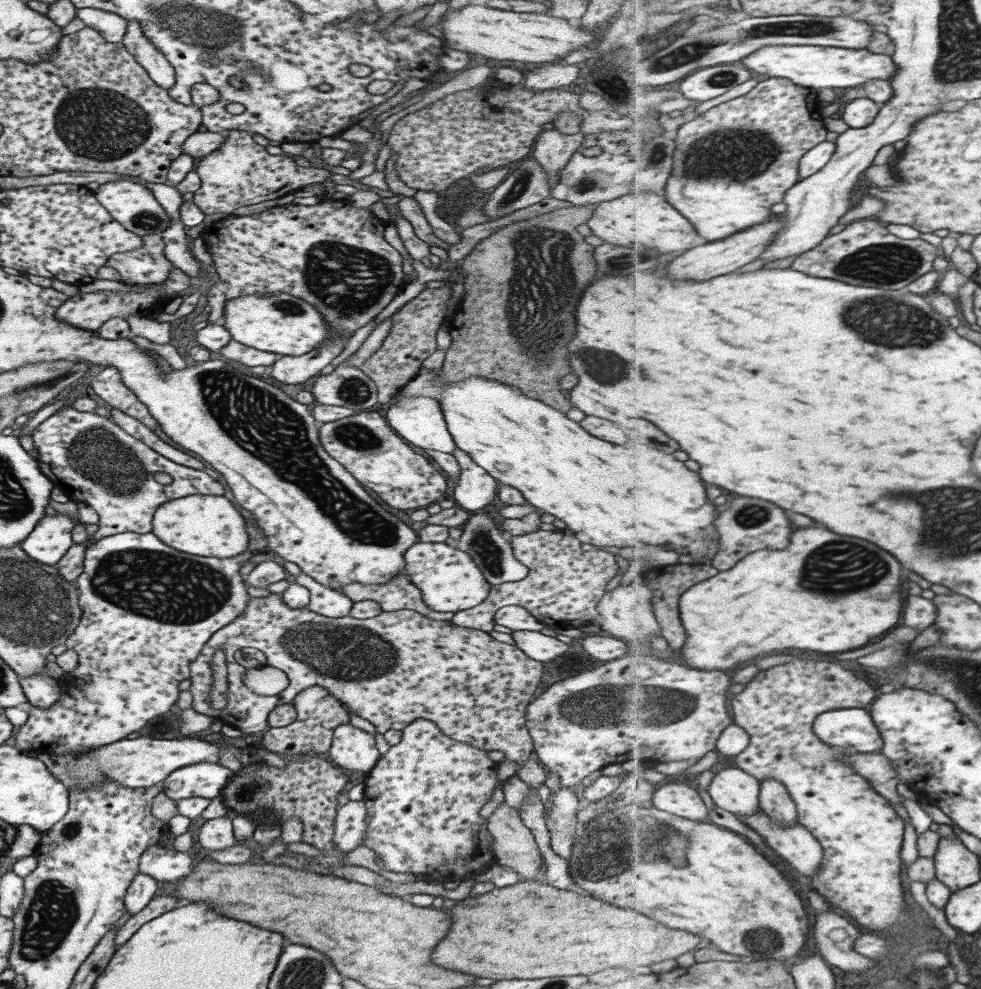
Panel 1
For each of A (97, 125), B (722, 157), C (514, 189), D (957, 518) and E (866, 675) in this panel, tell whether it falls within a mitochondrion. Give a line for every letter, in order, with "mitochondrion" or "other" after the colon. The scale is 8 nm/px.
A: mitochondrion
B: mitochondrion
C: mitochondrion
D: mitochondrion
E: other

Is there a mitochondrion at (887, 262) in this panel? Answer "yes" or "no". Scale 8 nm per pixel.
yes

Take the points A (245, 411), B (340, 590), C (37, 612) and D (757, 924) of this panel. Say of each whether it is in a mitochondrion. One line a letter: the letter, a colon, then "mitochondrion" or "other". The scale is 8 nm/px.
A: mitochondrion
B: other
C: mitochondrion
D: mitochondrion

